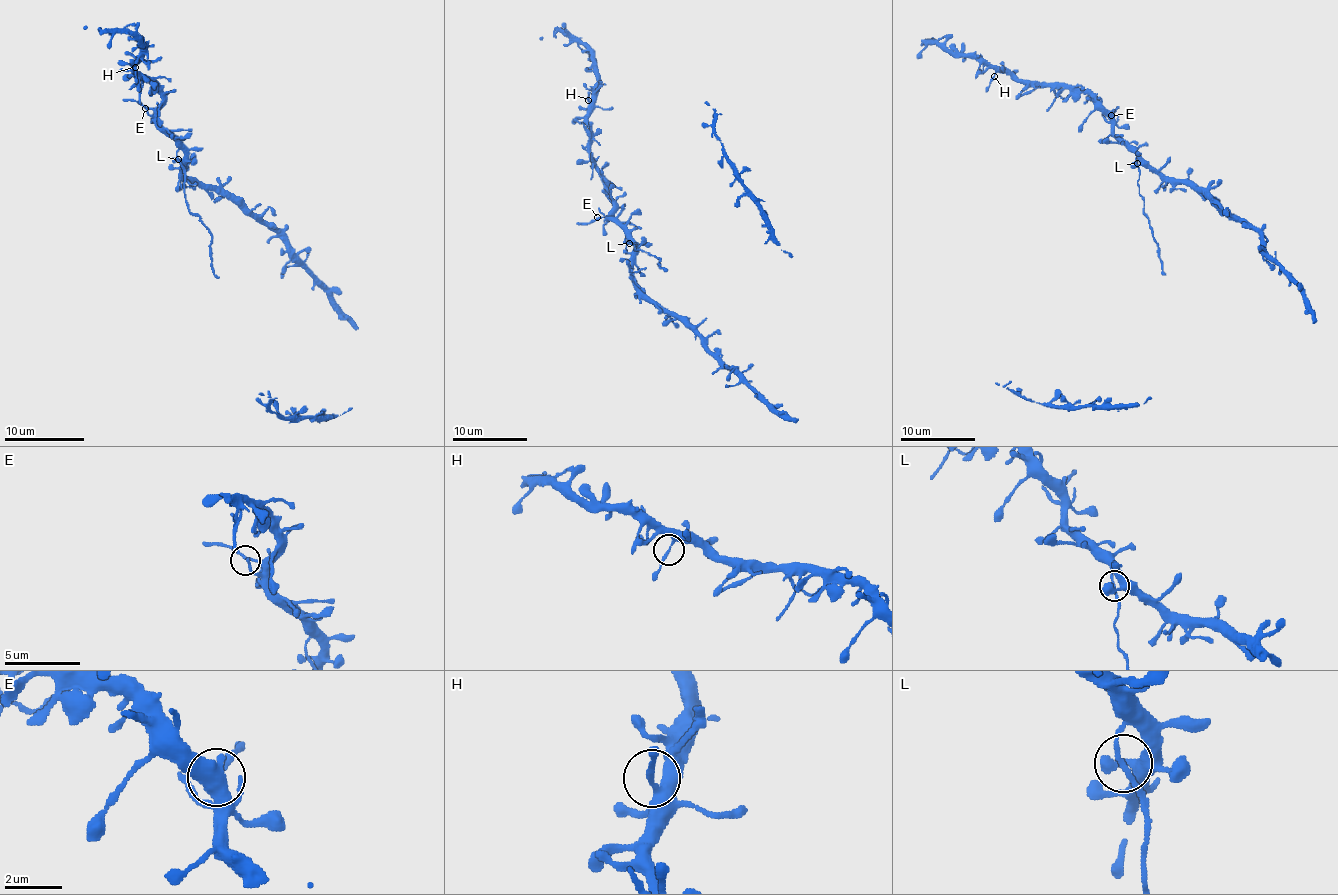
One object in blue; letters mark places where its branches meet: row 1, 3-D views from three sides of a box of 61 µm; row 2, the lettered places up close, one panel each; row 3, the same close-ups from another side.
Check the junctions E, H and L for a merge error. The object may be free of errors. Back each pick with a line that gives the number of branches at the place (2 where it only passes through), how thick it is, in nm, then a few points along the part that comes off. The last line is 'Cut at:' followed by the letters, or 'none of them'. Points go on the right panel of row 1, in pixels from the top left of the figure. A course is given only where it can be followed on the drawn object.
L: branches 2; calibre 140 nm; course (1138, 164), (1143, 208), (1166, 274)
Cut at: L

